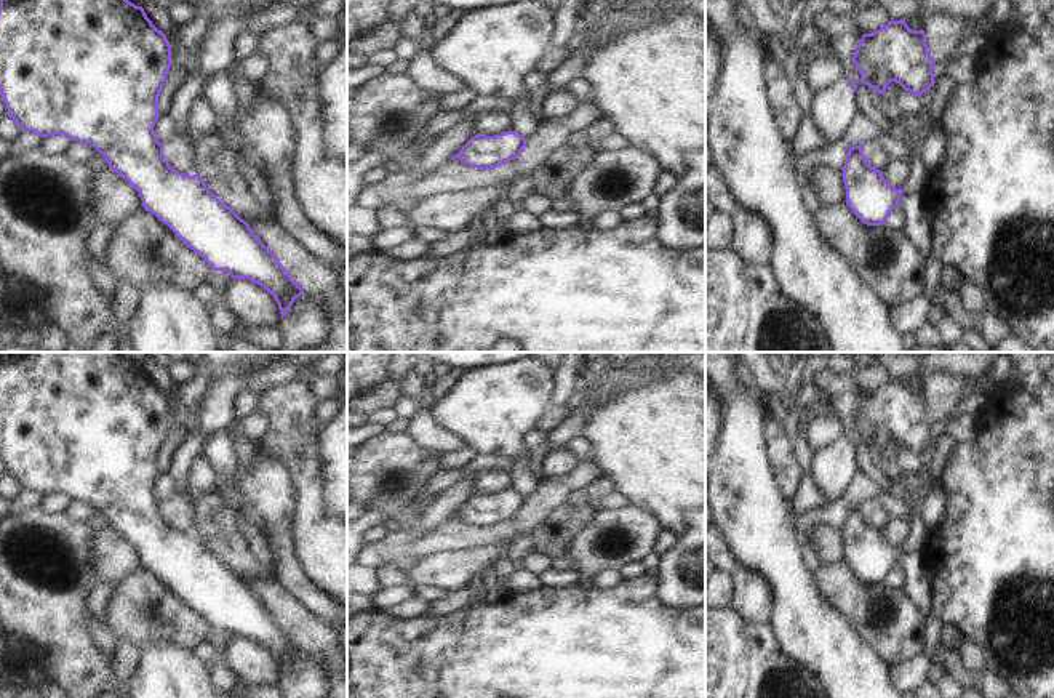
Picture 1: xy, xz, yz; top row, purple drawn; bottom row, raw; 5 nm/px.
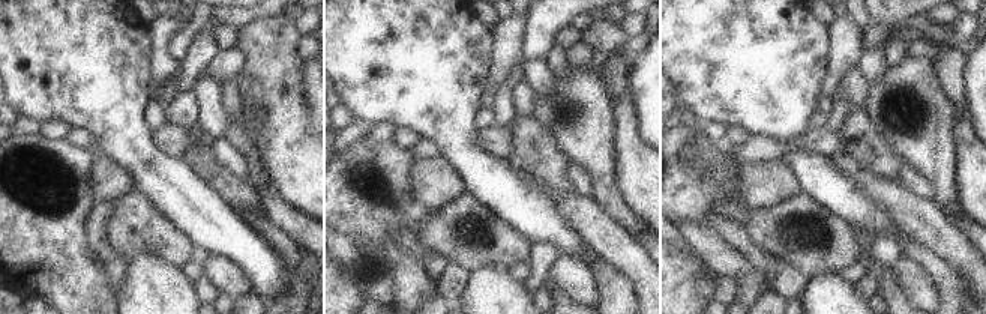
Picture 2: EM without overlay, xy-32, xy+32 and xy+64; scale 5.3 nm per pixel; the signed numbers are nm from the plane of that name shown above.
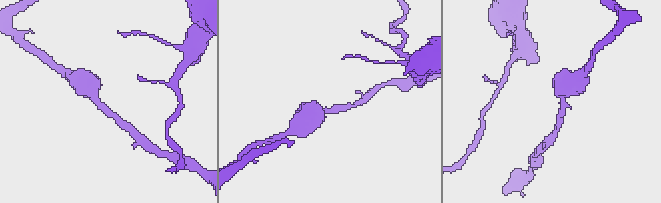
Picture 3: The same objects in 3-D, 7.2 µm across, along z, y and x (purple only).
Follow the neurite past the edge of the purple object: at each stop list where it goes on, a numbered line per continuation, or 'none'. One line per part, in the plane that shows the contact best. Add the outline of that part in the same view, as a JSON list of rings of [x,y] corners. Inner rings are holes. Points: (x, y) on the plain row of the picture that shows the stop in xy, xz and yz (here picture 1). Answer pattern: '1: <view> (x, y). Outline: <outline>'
1: yz (918, 585). Outline: [[[904,551],[899,567],[905,573],[904,591],[916,602],[924,615],[932,610],[932,580],[920,551]]]

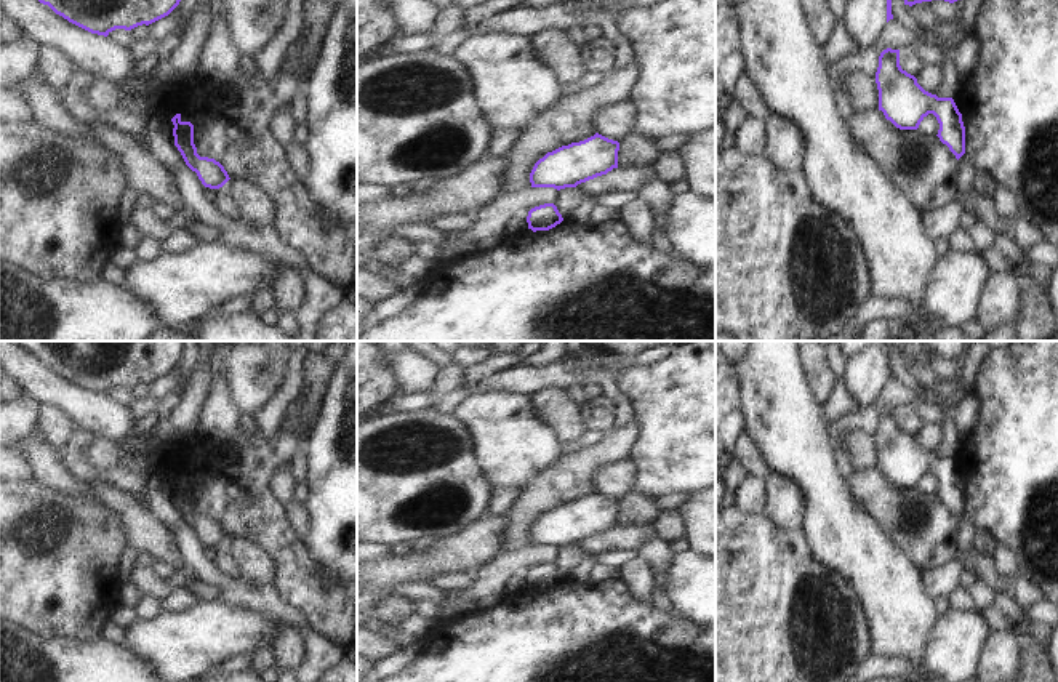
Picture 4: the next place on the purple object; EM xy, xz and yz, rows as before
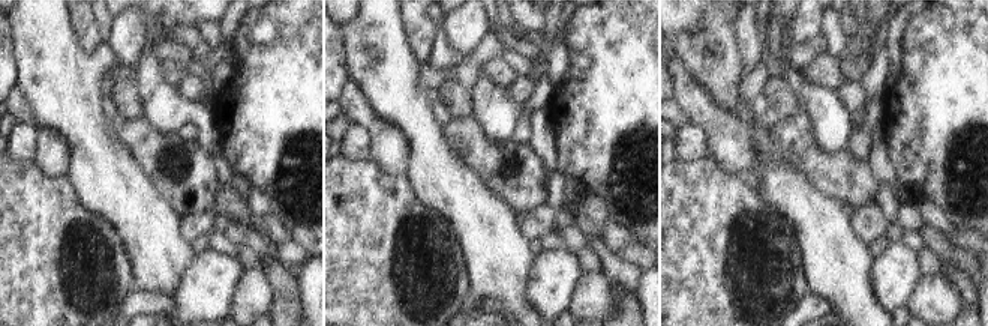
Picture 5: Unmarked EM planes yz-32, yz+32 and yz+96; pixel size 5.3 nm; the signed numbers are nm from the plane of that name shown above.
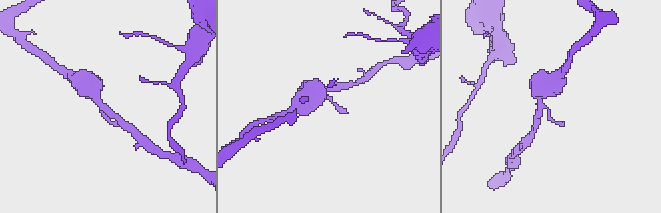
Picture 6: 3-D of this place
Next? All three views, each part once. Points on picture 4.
none.

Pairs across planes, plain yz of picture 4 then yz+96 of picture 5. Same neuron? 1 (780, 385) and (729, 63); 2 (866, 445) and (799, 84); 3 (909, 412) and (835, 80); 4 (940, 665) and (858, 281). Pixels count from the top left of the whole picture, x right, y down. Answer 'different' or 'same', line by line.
1: same
2: different
3: same
4: different

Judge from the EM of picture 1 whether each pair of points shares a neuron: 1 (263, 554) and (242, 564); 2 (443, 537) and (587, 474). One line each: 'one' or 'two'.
1: two
2: one

